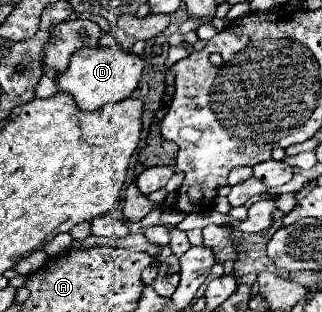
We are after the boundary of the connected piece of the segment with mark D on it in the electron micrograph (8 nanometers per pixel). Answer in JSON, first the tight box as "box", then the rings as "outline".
{"box":[56,47,144,111],"outline":[[[104,47],[78,49],[70,59],[70,67],[56,75],[56,85],[60,93],[72,95],[78,109],[96,111],[106,103],[128,99],[140,81],[142,69],[144,69],[142,57],[126,53],[122,49],[104,49]]]}

